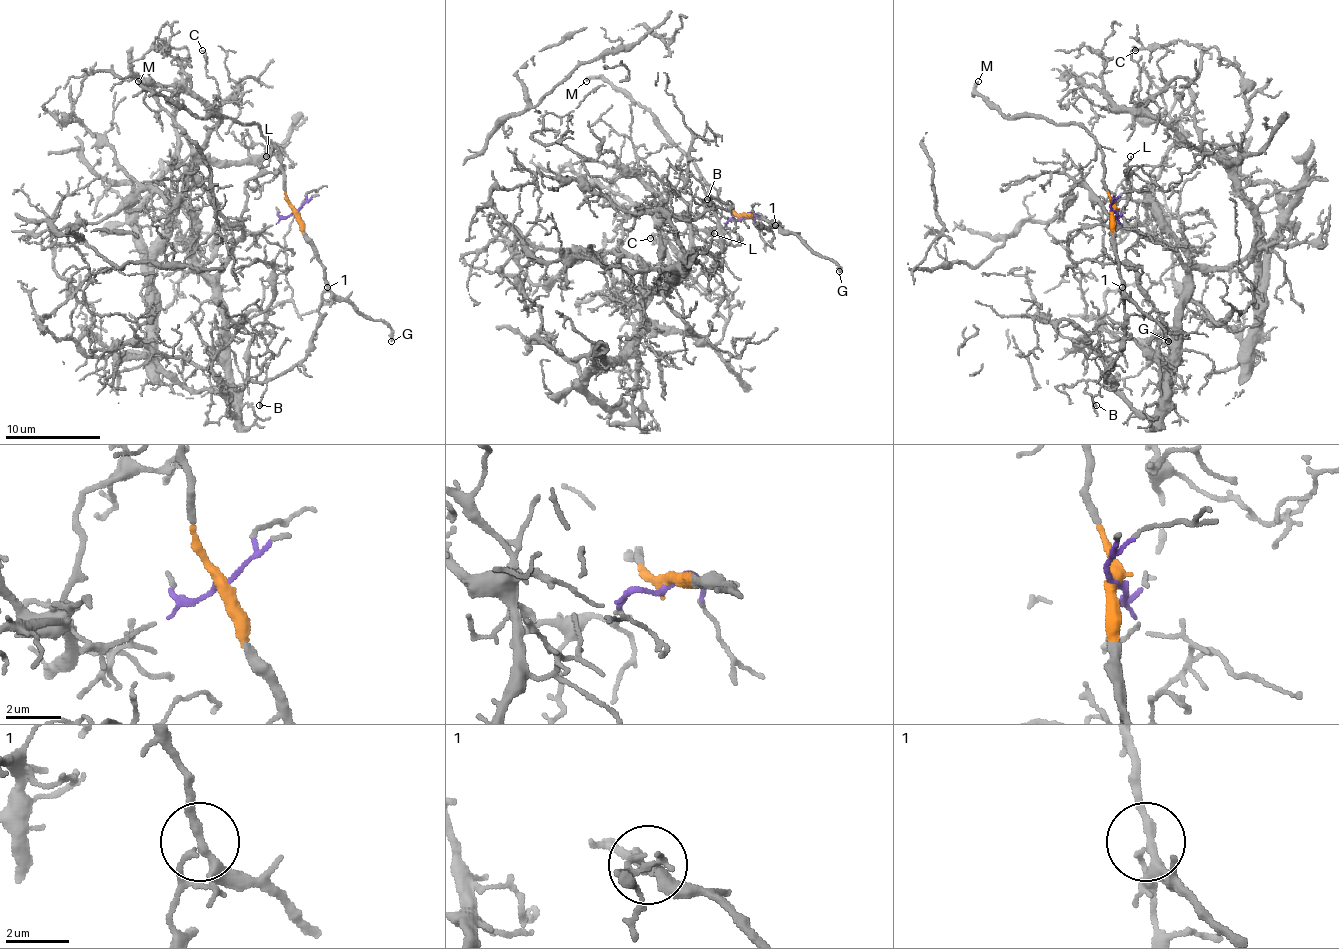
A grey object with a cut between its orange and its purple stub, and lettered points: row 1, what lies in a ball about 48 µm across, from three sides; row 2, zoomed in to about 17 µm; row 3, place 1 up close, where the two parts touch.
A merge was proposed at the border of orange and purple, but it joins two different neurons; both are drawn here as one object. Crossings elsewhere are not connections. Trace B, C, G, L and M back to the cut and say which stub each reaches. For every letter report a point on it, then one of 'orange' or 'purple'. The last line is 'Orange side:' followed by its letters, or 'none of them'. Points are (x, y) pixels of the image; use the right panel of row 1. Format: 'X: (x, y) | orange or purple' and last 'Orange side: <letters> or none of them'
B: (1096, 405) | purple
C: (1135, 50) | purple
G: (1168, 341) | orange
L: (1130, 156) | purple
M: (978, 81) | orange
Orange side: G, M

